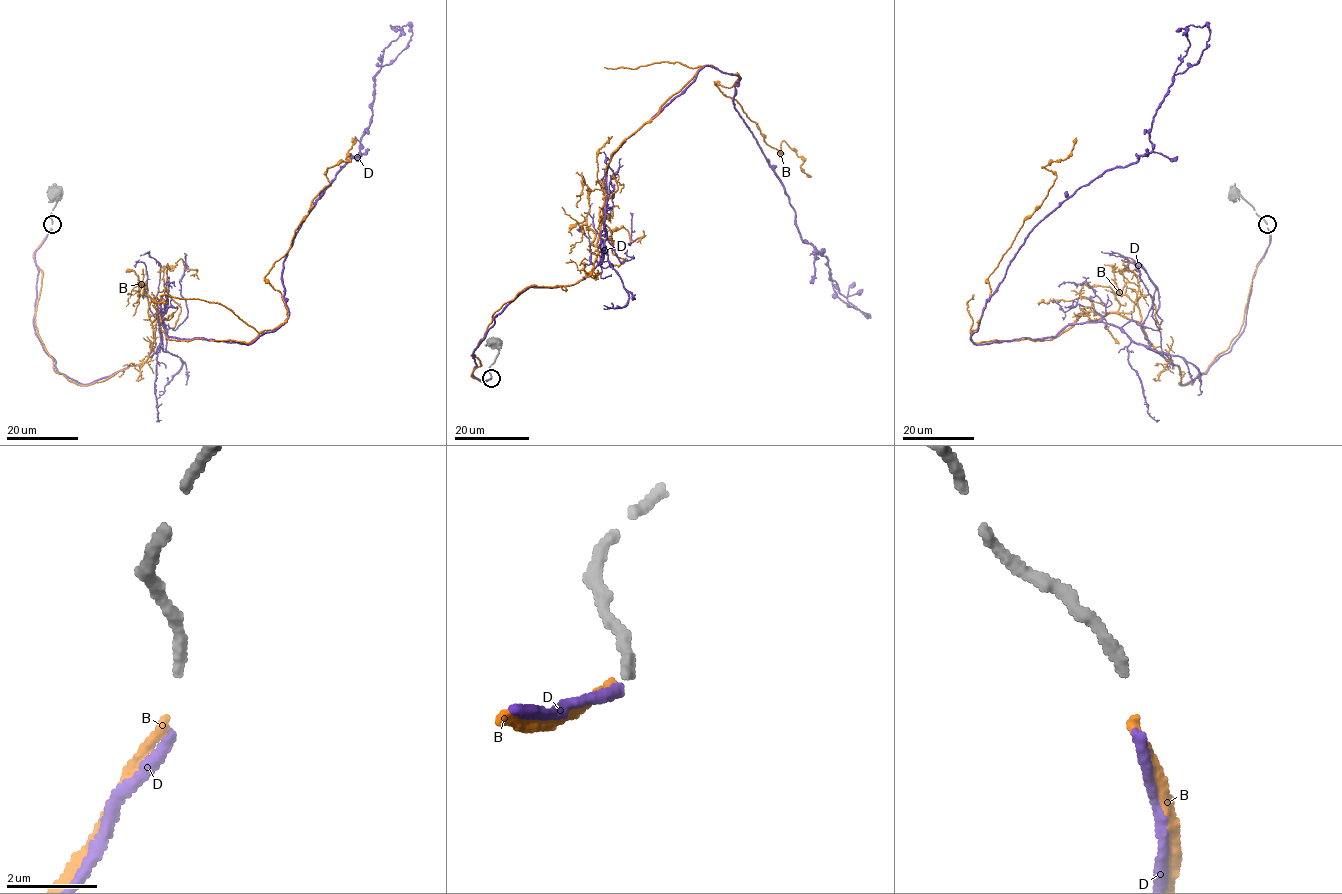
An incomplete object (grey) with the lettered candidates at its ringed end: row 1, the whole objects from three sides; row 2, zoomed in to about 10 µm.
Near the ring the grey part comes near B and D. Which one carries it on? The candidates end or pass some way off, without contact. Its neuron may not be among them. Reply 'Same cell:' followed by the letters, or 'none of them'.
Same cell: B

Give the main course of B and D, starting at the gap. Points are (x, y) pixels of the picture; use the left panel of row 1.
B: (51, 228), (35, 324), (74, 383), (141, 364), (160, 311), (249, 343), (352, 137)
D: (52, 228), (34, 328), (80, 383), (143, 362), (161, 322), (277, 329), (397, 31)

